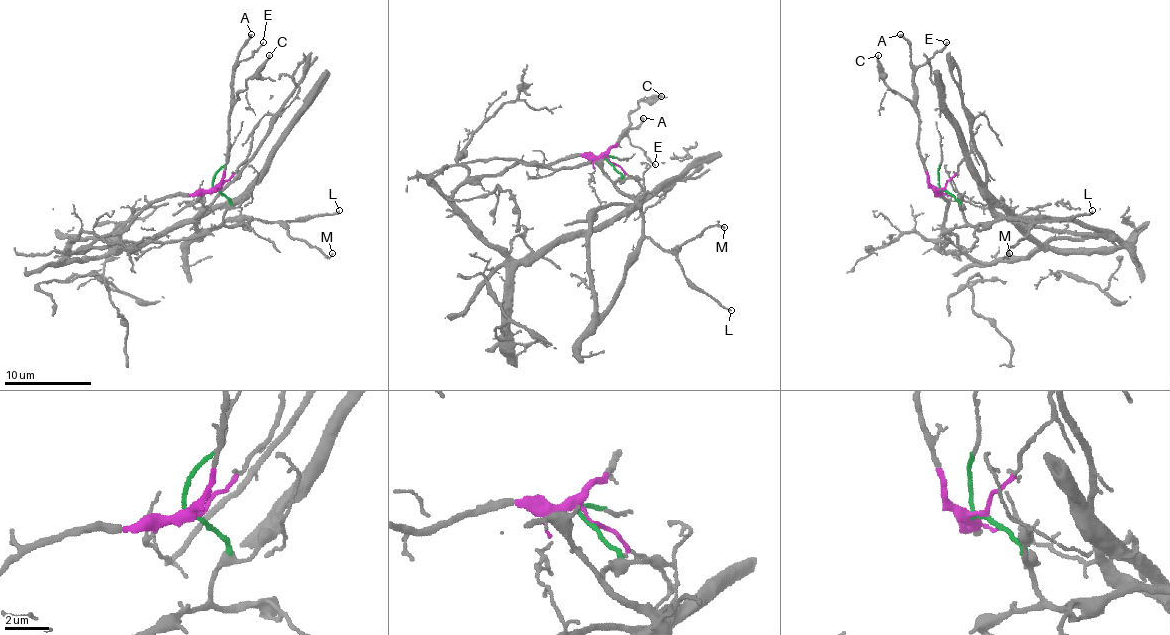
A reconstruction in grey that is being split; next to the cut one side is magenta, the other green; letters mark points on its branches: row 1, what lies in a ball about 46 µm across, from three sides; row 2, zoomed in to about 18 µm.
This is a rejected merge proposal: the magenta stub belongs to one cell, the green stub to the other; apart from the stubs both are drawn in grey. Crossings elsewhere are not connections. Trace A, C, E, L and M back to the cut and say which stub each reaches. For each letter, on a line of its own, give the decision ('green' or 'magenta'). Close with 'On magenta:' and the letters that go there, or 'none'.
A: magenta
C: magenta
E: magenta
L: green
M: green
On magenta: A, C, E

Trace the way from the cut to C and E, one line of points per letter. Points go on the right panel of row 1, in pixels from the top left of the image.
C: (940, 189), (929, 183), (919, 150), (919, 111), (884, 81), (877, 54)
E: (940, 189), (929, 183), (919, 150), (914, 72), (947, 41)

